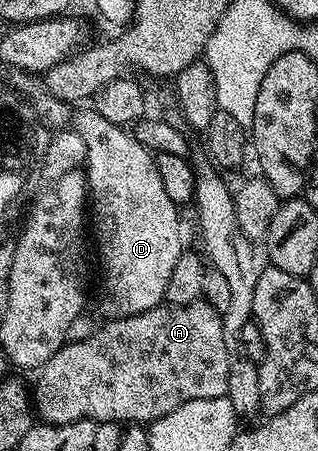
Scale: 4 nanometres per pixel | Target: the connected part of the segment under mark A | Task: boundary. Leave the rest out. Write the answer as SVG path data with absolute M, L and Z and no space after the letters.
M199 301L193 303L192 305L184 305L183 307L172 307L169 305L163 305L160 307L153 307L148 309L144 313L136 313L135 315L124 315L121 317L111 318L106 321L99 331L94 331L91 335L86 335L83 339L78 339L73 343L73 341L67 341L62 344L62 348L58 350L52 358L47 361L43 367L37 372L38 380L35 381L34 387L32 385L32 406L33 410L36 412L37 418L43 423L75 423L81 419L92 419L95 423L116 423L119 425L149 425L155 423L160 417L164 417L168 413L172 413L172 409L180 409L180 405L184 405L188 401L200 401L201 399L220 399L225 396L226 390L228 389L228 348L224 346L224 325L222 324L222 316L218 314L216 309L212 307L207 301Z

